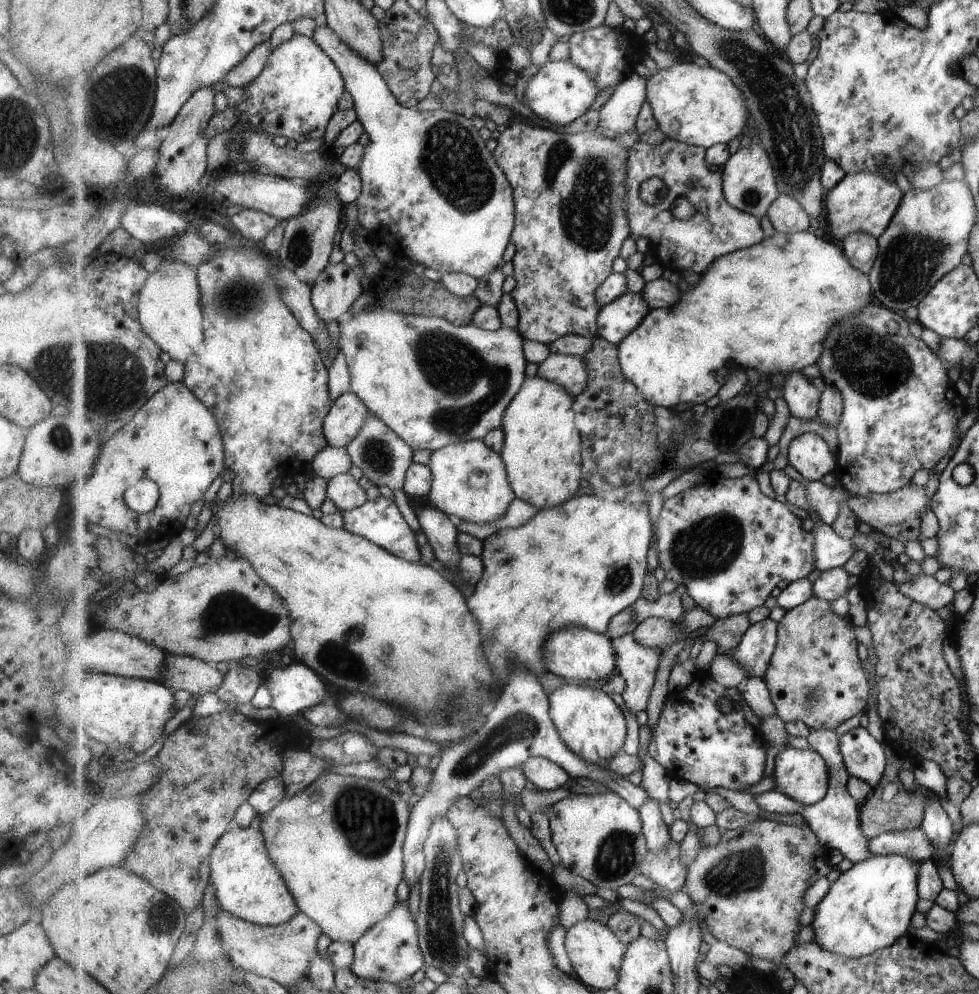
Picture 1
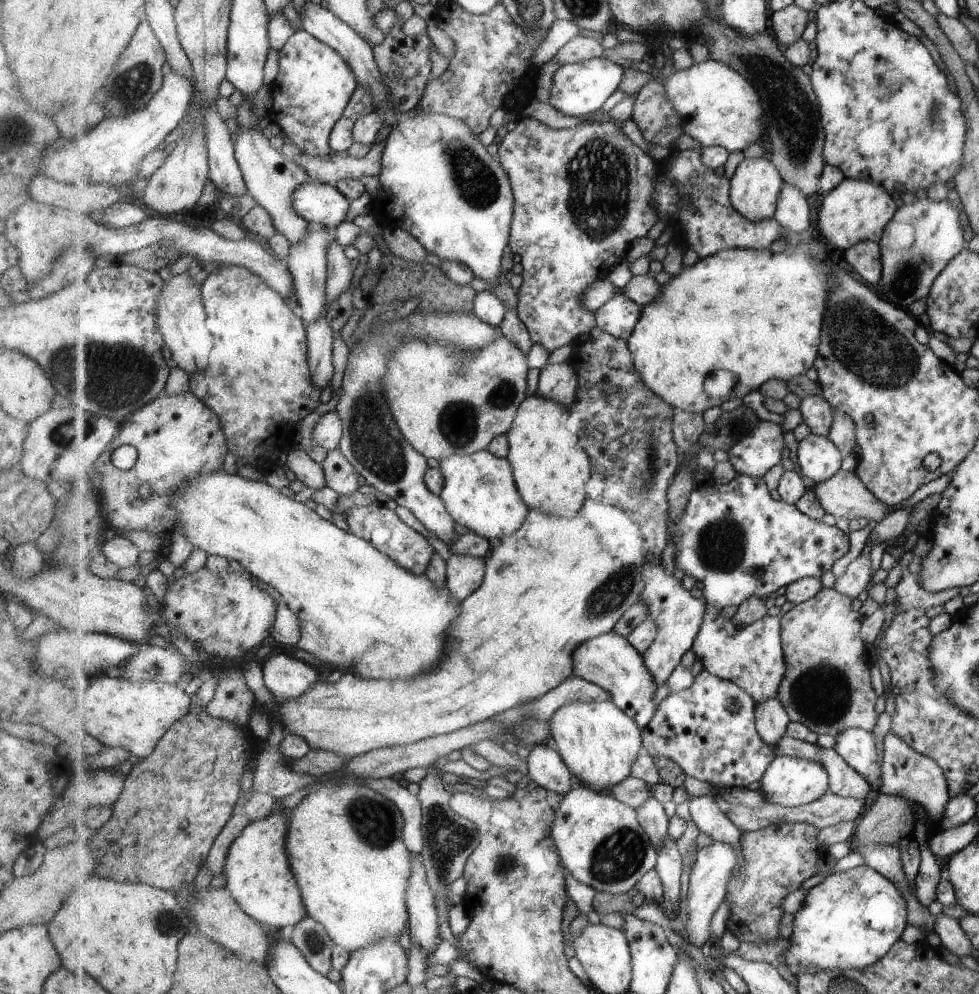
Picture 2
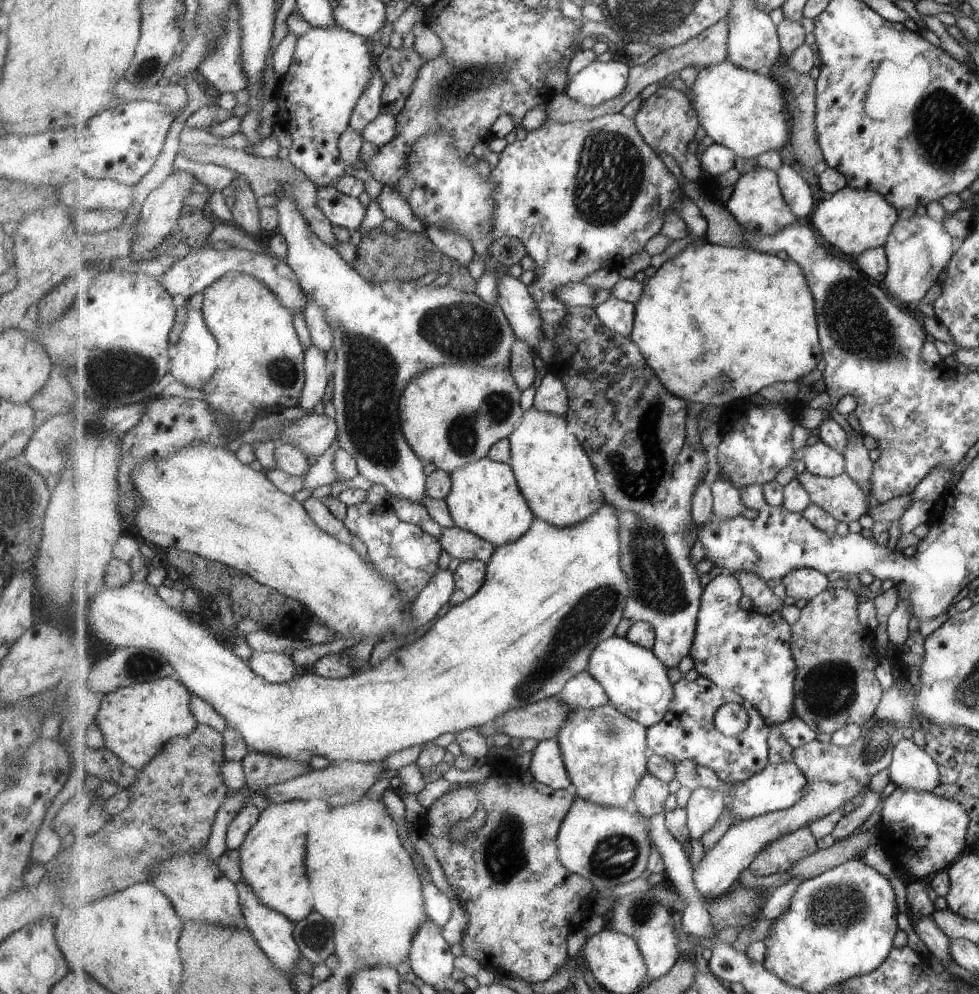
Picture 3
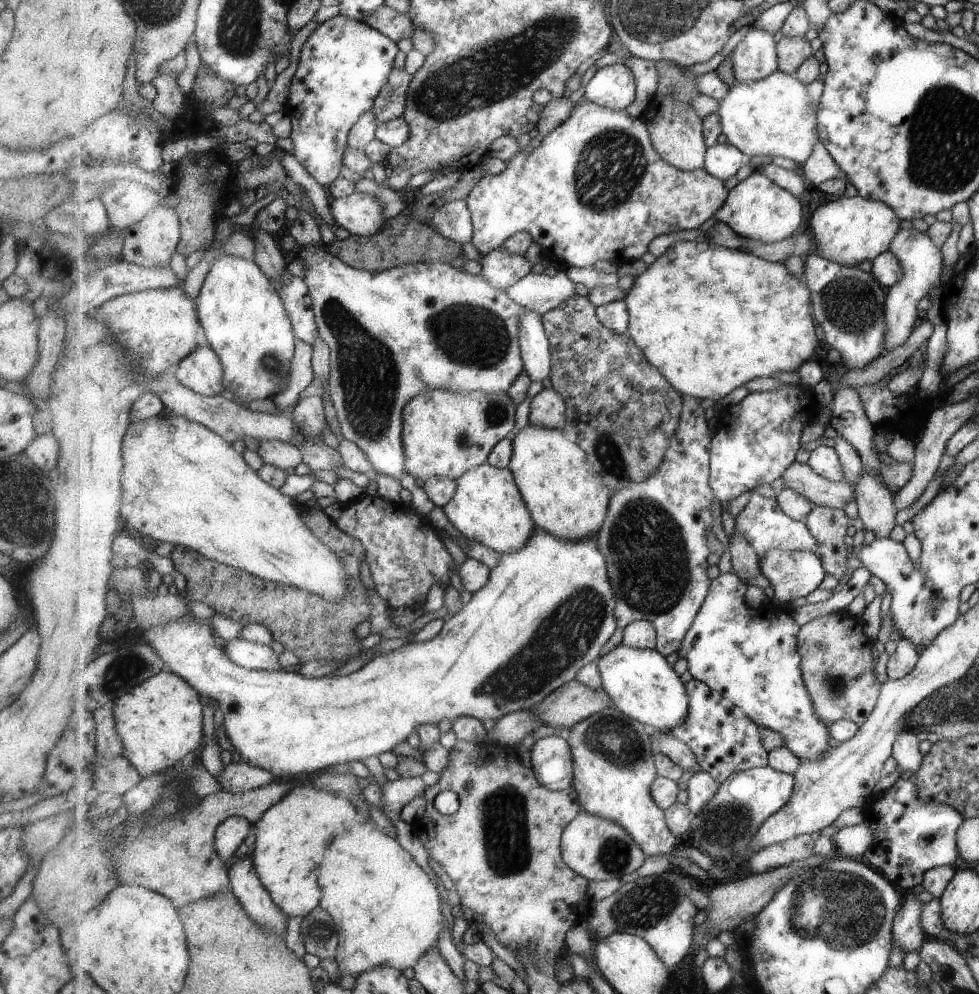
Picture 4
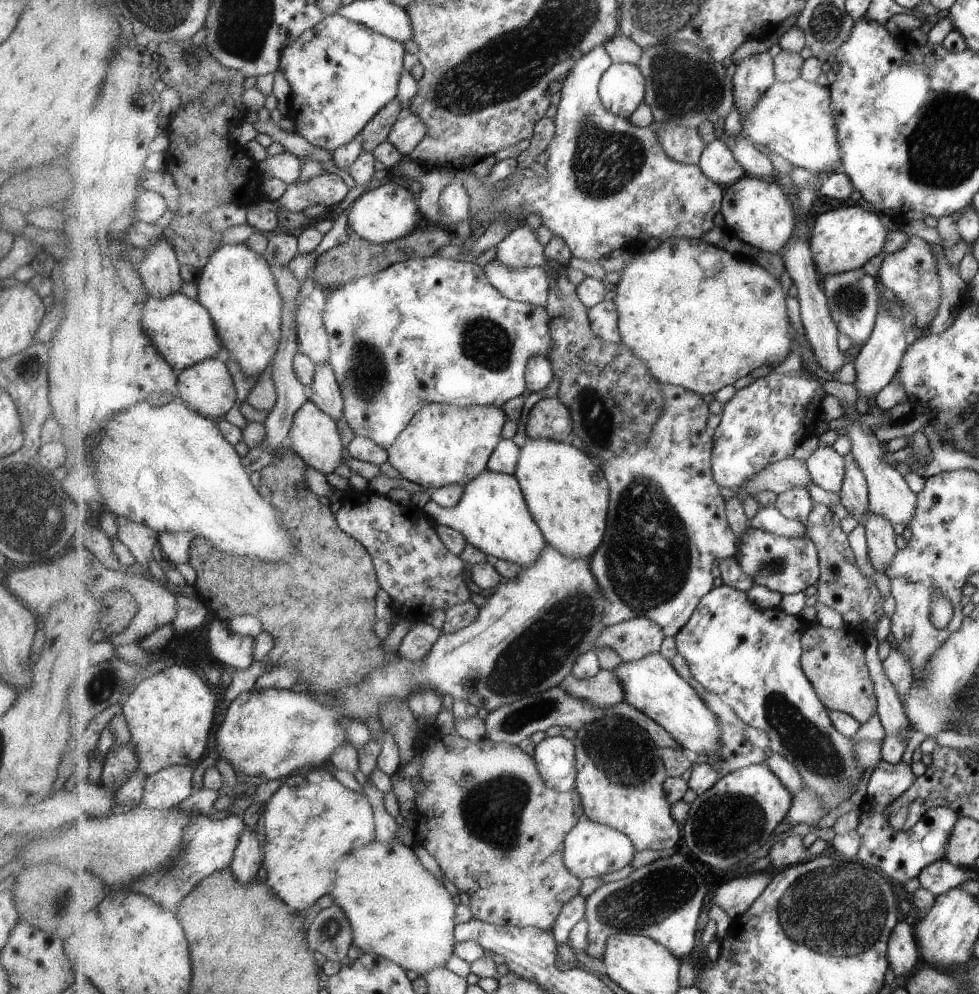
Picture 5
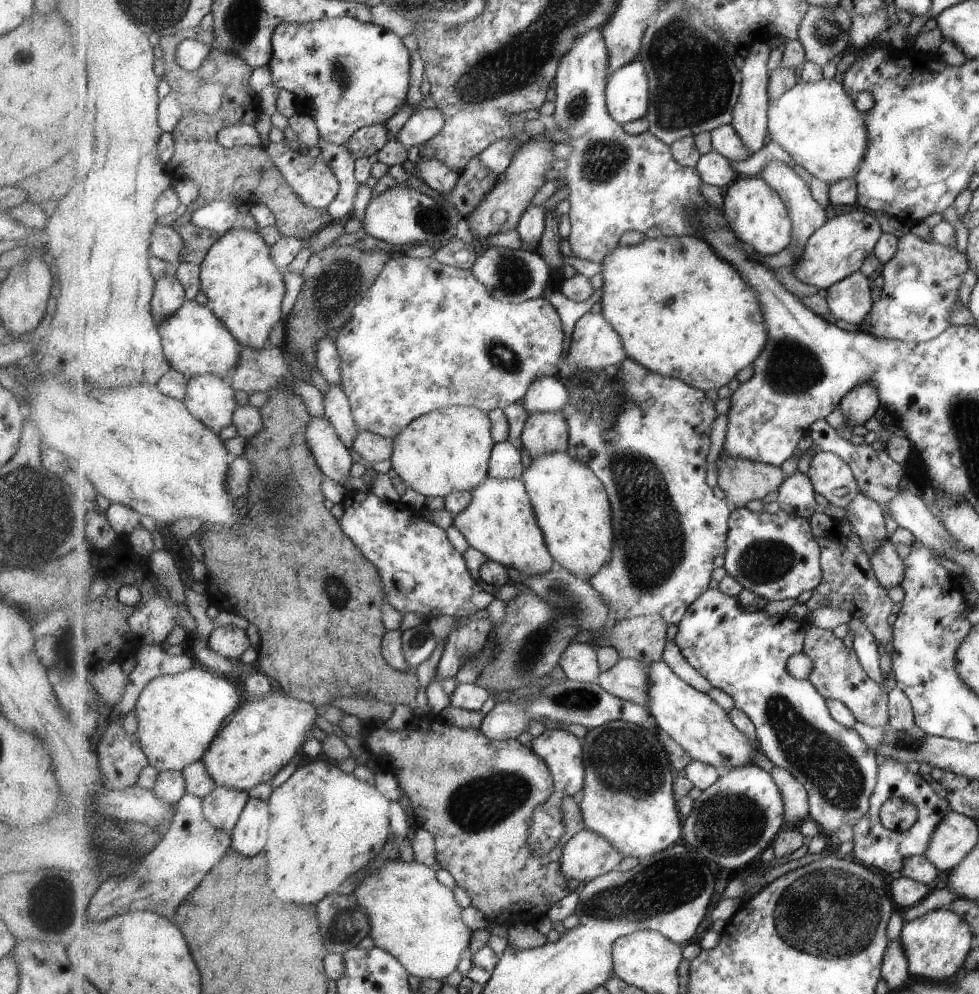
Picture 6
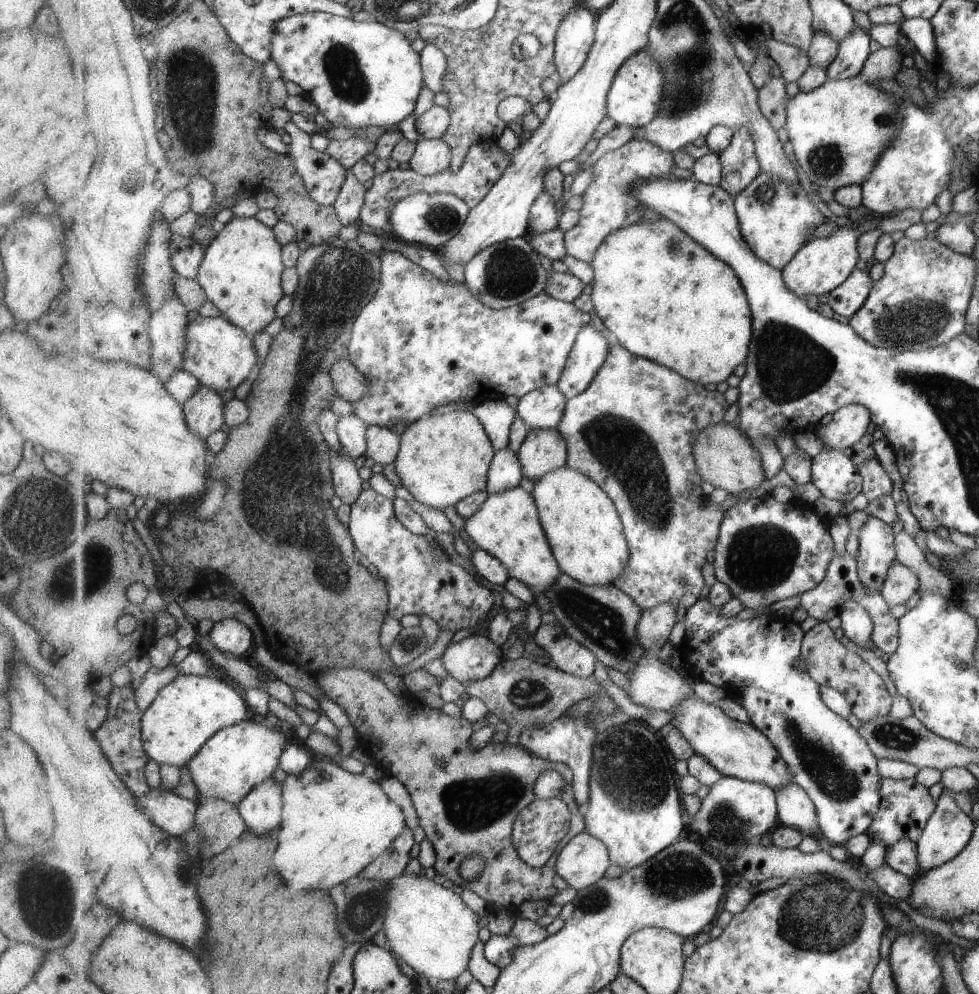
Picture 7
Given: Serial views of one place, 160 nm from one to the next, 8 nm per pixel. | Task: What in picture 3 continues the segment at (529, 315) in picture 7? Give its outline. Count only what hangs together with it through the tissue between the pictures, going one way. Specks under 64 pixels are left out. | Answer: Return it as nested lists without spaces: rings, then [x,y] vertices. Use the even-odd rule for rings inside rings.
[[[279,192],[274,195],[277,199],[272,207],[279,212],[279,234],[281,234],[289,244],[289,256],[287,256],[286,262],[293,268],[302,290],[306,294],[311,294],[311,296],[325,308],[327,322],[330,323],[329,326],[331,326],[331,329],[333,330],[336,363],[335,367],[332,369],[334,374],[334,393],[332,402],[334,403],[337,412],[336,420],[339,426],[339,442],[341,442],[341,446],[345,448],[345,450],[349,450],[349,452],[353,454],[353,458],[357,460],[360,474],[365,476],[367,480],[370,480],[374,484],[383,485],[388,492],[395,496],[423,504],[423,498],[427,497],[428,478],[427,474],[423,474],[423,472],[425,472],[425,461],[418,456],[418,453],[415,452],[411,447],[411,444],[407,441],[402,428],[402,418],[400,417],[402,411],[400,400],[402,399],[402,395],[406,392],[407,384],[410,384],[412,379],[415,379],[419,374],[423,374],[425,370],[437,366],[437,364],[467,363],[474,365],[475,363],[481,363],[481,366],[509,368],[516,340],[514,329],[500,304],[491,304],[485,300],[481,300],[475,292],[461,292],[448,284],[445,286],[417,286],[415,279],[409,281],[391,280],[389,282],[383,282],[383,284],[373,284],[373,282],[361,276],[355,268],[352,268],[352,266],[347,264],[347,262],[341,258],[341,254],[339,254],[337,250],[331,248],[331,246],[327,246],[327,244],[315,234],[311,224],[309,224],[307,218],[303,216],[303,212],[299,210],[299,204],[295,202],[293,196],[279,194]]]

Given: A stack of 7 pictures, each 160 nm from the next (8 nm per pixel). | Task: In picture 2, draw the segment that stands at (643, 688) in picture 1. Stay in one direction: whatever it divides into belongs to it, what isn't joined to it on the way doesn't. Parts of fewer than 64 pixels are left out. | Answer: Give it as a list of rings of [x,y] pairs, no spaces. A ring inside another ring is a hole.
[[[662,554],[654,564],[647,561],[643,565],[642,575],[646,580],[646,587],[640,600],[647,605],[648,618],[653,619],[659,627],[657,639],[642,655],[655,682],[661,686],[680,665],[683,654],[694,647],[703,619],[706,618],[706,602],[695,598],[685,589],[682,581],[677,580],[673,573],[667,572],[666,566],[662,563]]]

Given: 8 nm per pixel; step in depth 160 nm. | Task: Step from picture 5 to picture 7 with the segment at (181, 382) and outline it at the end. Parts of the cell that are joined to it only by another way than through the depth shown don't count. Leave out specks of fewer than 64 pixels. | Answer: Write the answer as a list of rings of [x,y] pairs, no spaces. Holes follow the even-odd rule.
[[[208,387],[205,393],[197,392],[189,402],[183,404],[187,424],[205,439],[221,431],[223,424],[226,424],[225,407],[226,403],[221,400],[219,391]]]

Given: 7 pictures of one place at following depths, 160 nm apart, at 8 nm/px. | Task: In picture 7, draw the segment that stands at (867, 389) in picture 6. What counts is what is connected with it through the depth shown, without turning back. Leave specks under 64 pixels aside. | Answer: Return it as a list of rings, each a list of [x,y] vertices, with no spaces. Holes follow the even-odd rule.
[[[849,404],[835,413],[831,424],[823,428],[816,427],[817,434],[823,438],[827,448],[843,452],[860,442],[859,440],[867,434],[869,426],[873,423],[872,418],[873,414],[867,406]]]

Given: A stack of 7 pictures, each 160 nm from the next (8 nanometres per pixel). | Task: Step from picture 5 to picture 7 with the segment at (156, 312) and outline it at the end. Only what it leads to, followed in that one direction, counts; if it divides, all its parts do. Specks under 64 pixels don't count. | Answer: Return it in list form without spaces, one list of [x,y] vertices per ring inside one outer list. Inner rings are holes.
[[[223,316],[217,318],[198,317],[187,330],[187,351],[183,356],[182,369],[193,374],[199,382],[217,391],[235,391],[247,378],[255,376],[258,353],[253,337],[245,333]]]

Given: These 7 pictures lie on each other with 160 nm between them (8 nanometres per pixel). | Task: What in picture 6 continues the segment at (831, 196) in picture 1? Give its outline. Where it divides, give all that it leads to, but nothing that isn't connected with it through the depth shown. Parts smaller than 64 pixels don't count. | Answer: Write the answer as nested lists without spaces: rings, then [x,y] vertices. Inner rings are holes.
[[[853,210],[837,214],[809,240],[803,258],[799,260],[799,264],[794,265],[793,273],[801,282],[817,286],[824,294],[833,284],[838,284],[859,271],[874,253],[881,237],[879,220],[869,211]]]

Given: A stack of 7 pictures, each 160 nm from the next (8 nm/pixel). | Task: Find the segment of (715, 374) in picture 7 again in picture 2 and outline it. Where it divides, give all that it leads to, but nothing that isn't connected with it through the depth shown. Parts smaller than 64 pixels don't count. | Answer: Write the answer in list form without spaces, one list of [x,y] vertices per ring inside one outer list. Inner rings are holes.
[[[814,241],[813,243],[787,244],[787,247],[780,253],[772,252],[771,249],[725,249],[709,255],[705,258],[699,258],[698,261],[690,267],[681,267],[681,272],[673,276],[664,285],[662,293],[647,306],[643,307],[642,315],[628,339],[628,345],[634,356],[634,361],[640,375],[643,377],[645,384],[655,394],[663,397],[676,410],[702,413],[713,406],[721,407],[725,400],[711,396],[704,387],[705,379],[713,372],[728,370],[737,375],[737,381],[733,392],[729,394],[729,399],[742,399],[745,395],[753,390],[759,391],[760,388],[769,379],[781,379],[790,381],[796,376],[805,374],[807,370],[814,367],[815,361],[820,353],[820,344],[823,334],[823,321],[825,320],[828,300],[832,288],[837,285],[834,282],[834,264],[829,260],[829,256],[821,249],[821,246]]]

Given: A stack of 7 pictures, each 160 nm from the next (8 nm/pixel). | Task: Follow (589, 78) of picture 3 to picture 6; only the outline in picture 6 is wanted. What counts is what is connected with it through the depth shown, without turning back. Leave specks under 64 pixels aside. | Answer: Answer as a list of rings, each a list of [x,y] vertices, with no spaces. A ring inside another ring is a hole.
[[[637,59],[615,70],[606,84],[611,117],[625,125],[643,119],[651,105],[650,77],[646,65]]]

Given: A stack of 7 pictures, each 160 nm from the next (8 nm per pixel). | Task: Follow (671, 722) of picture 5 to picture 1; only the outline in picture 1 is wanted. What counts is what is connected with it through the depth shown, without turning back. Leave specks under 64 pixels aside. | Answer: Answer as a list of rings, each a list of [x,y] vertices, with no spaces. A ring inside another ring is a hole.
[[[568,626],[555,632],[545,643],[544,661],[548,670],[560,677],[571,680],[605,680],[609,682],[618,671],[616,650],[609,634],[598,633],[591,629]]]

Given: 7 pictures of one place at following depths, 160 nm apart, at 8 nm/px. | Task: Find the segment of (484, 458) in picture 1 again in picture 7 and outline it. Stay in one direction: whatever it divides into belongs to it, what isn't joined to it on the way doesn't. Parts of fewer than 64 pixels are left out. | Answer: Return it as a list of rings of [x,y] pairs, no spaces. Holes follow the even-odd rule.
[[[520,486],[489,493],[485,504],[465,521],[463,528],[463,535],[474,548],[495,556],[509,570],[510,577],[518,579],[532,593],[544,595],[564,574],[542,526],[535,498]]]

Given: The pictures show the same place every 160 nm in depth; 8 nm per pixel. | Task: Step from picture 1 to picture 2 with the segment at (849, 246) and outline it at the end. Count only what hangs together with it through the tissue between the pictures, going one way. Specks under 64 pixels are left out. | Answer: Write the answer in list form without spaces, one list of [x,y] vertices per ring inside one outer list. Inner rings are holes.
[[[863,241],[843,252],[850,266],[857,271],[866,282],[877,287],[882,278],[881,249],[879,243]]]

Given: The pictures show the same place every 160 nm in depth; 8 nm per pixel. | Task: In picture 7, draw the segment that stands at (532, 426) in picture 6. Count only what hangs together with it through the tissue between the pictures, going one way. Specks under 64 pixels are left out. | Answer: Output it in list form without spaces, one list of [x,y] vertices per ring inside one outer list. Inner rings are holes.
[[[531,428],[518,454],[524,476],[532,481],[543,479],[547,472],[568,464],[566,437],[555,428]]]

